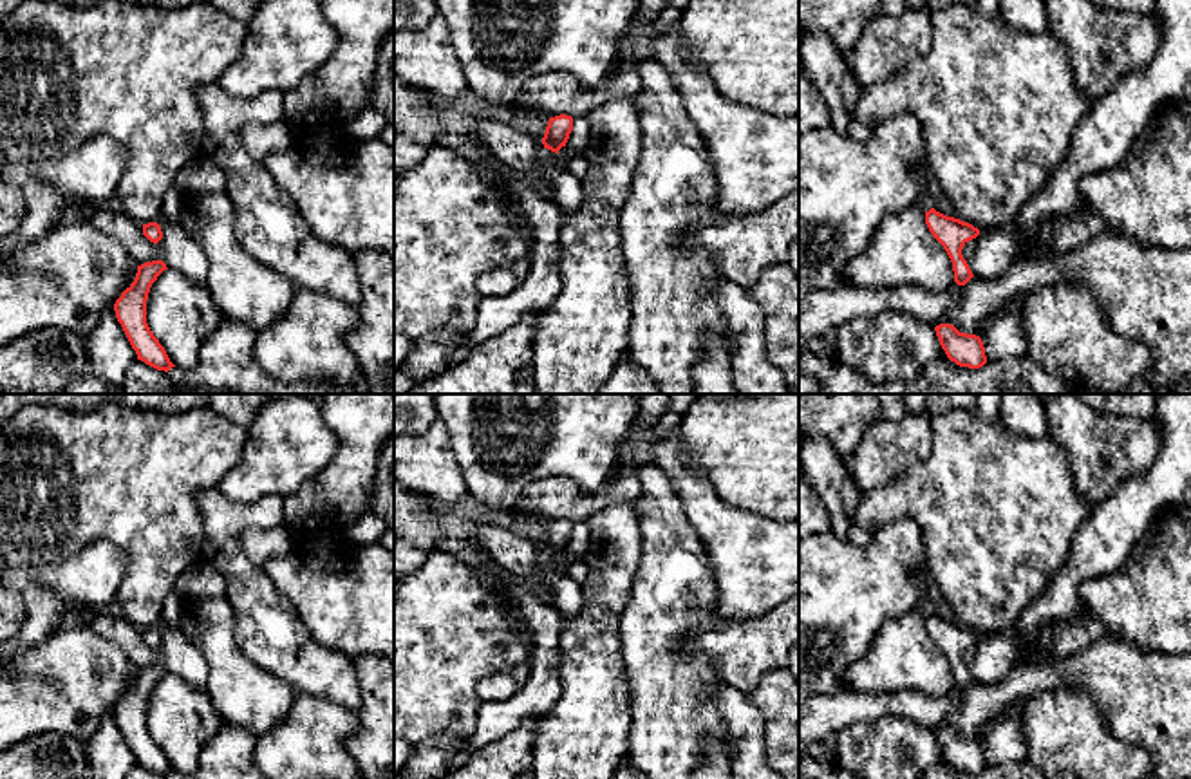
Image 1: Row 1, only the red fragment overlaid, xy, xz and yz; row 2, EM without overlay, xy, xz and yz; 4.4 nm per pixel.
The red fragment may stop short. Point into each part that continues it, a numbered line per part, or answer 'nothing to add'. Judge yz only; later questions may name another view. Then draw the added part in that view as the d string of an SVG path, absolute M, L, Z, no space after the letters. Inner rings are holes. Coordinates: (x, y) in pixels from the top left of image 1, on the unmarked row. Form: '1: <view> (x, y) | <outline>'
nothing to add

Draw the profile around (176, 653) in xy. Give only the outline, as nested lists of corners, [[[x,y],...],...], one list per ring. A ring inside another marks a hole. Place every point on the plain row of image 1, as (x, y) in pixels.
[[[116,609],[90,611],[87,627],[117,645],[136,671],[163,665],[192,687],[206,689],[208,665],[202,654],[188,642],[179,627],[163,625],[163,643],[154,649],[143,640],[143,631]]]

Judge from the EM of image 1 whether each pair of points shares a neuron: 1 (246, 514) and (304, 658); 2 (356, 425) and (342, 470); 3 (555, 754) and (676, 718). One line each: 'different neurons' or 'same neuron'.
1: same neuron
2: same neuron
3: different neurons

